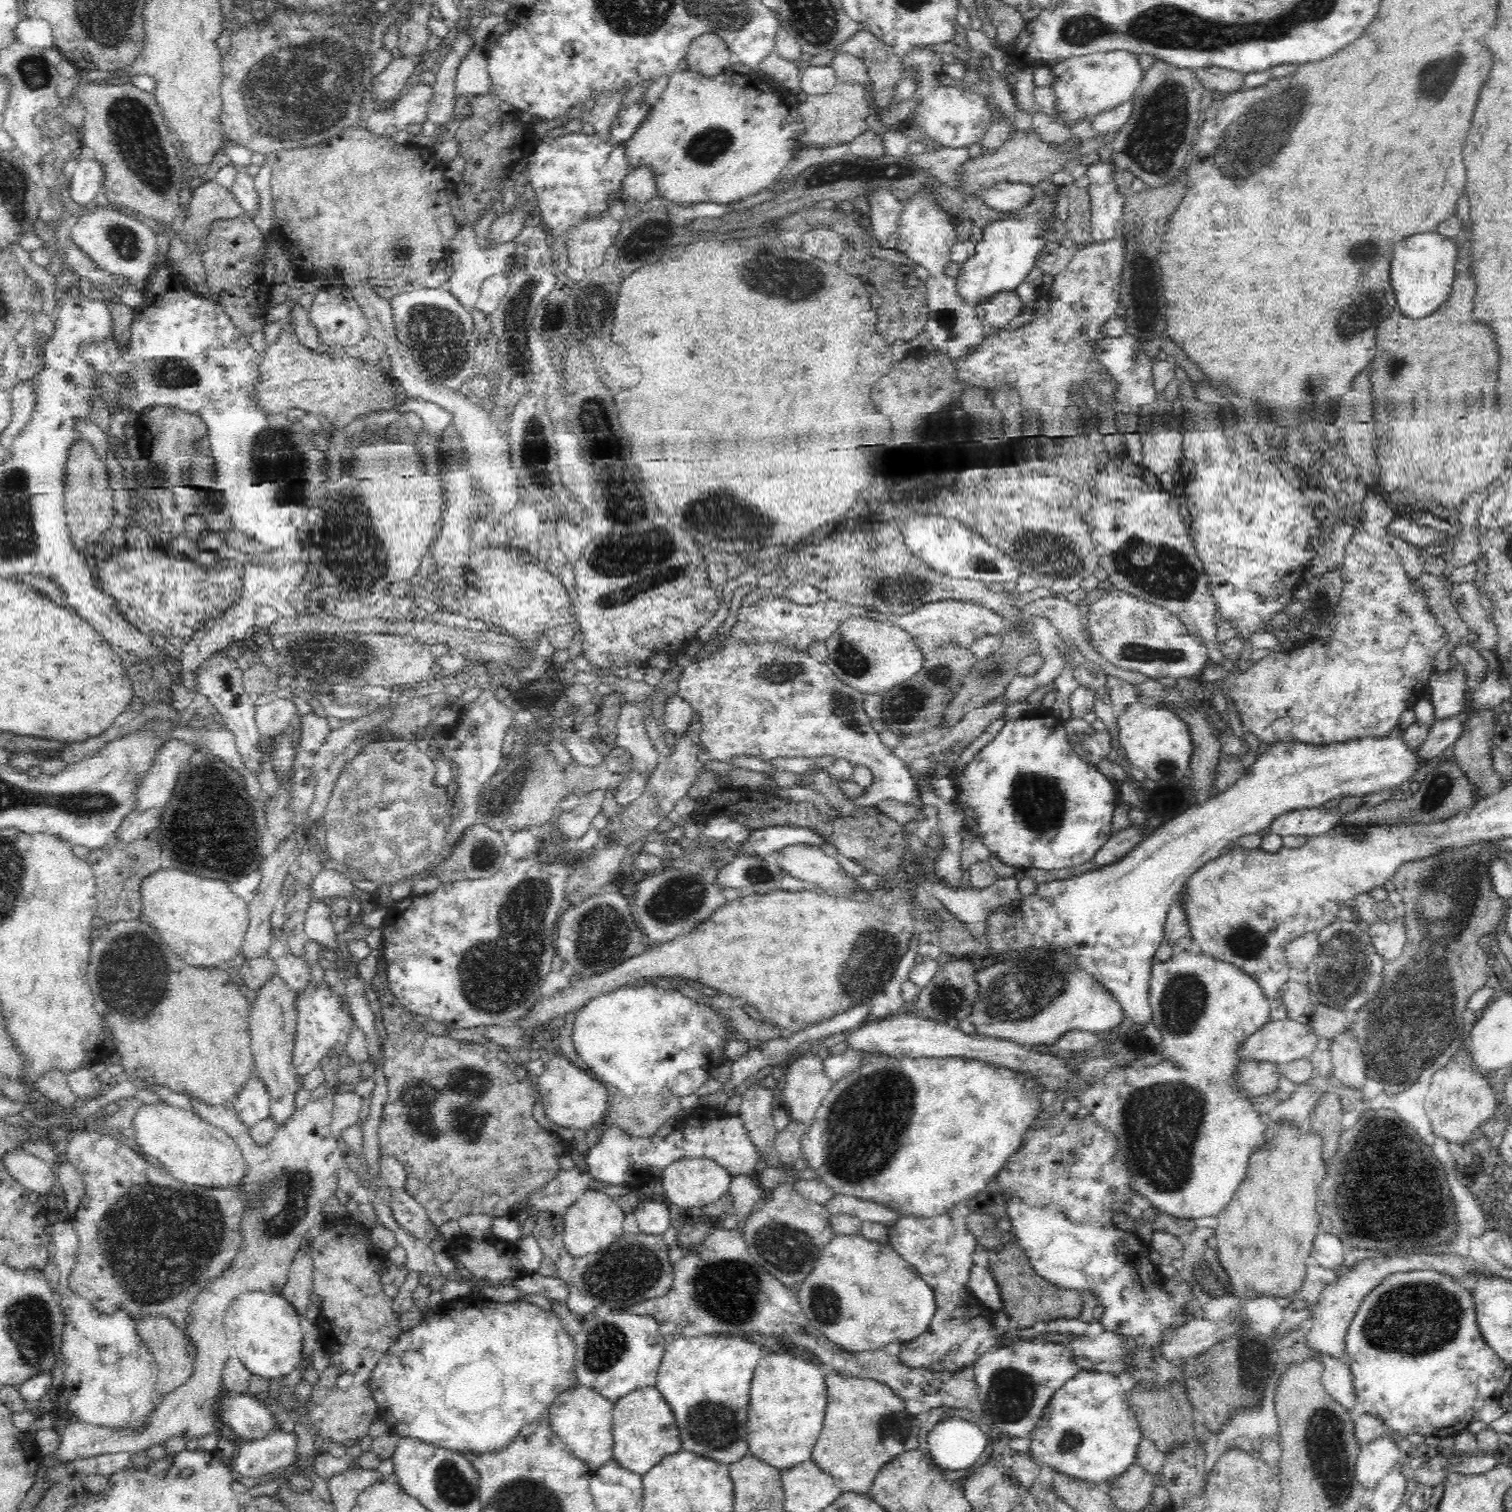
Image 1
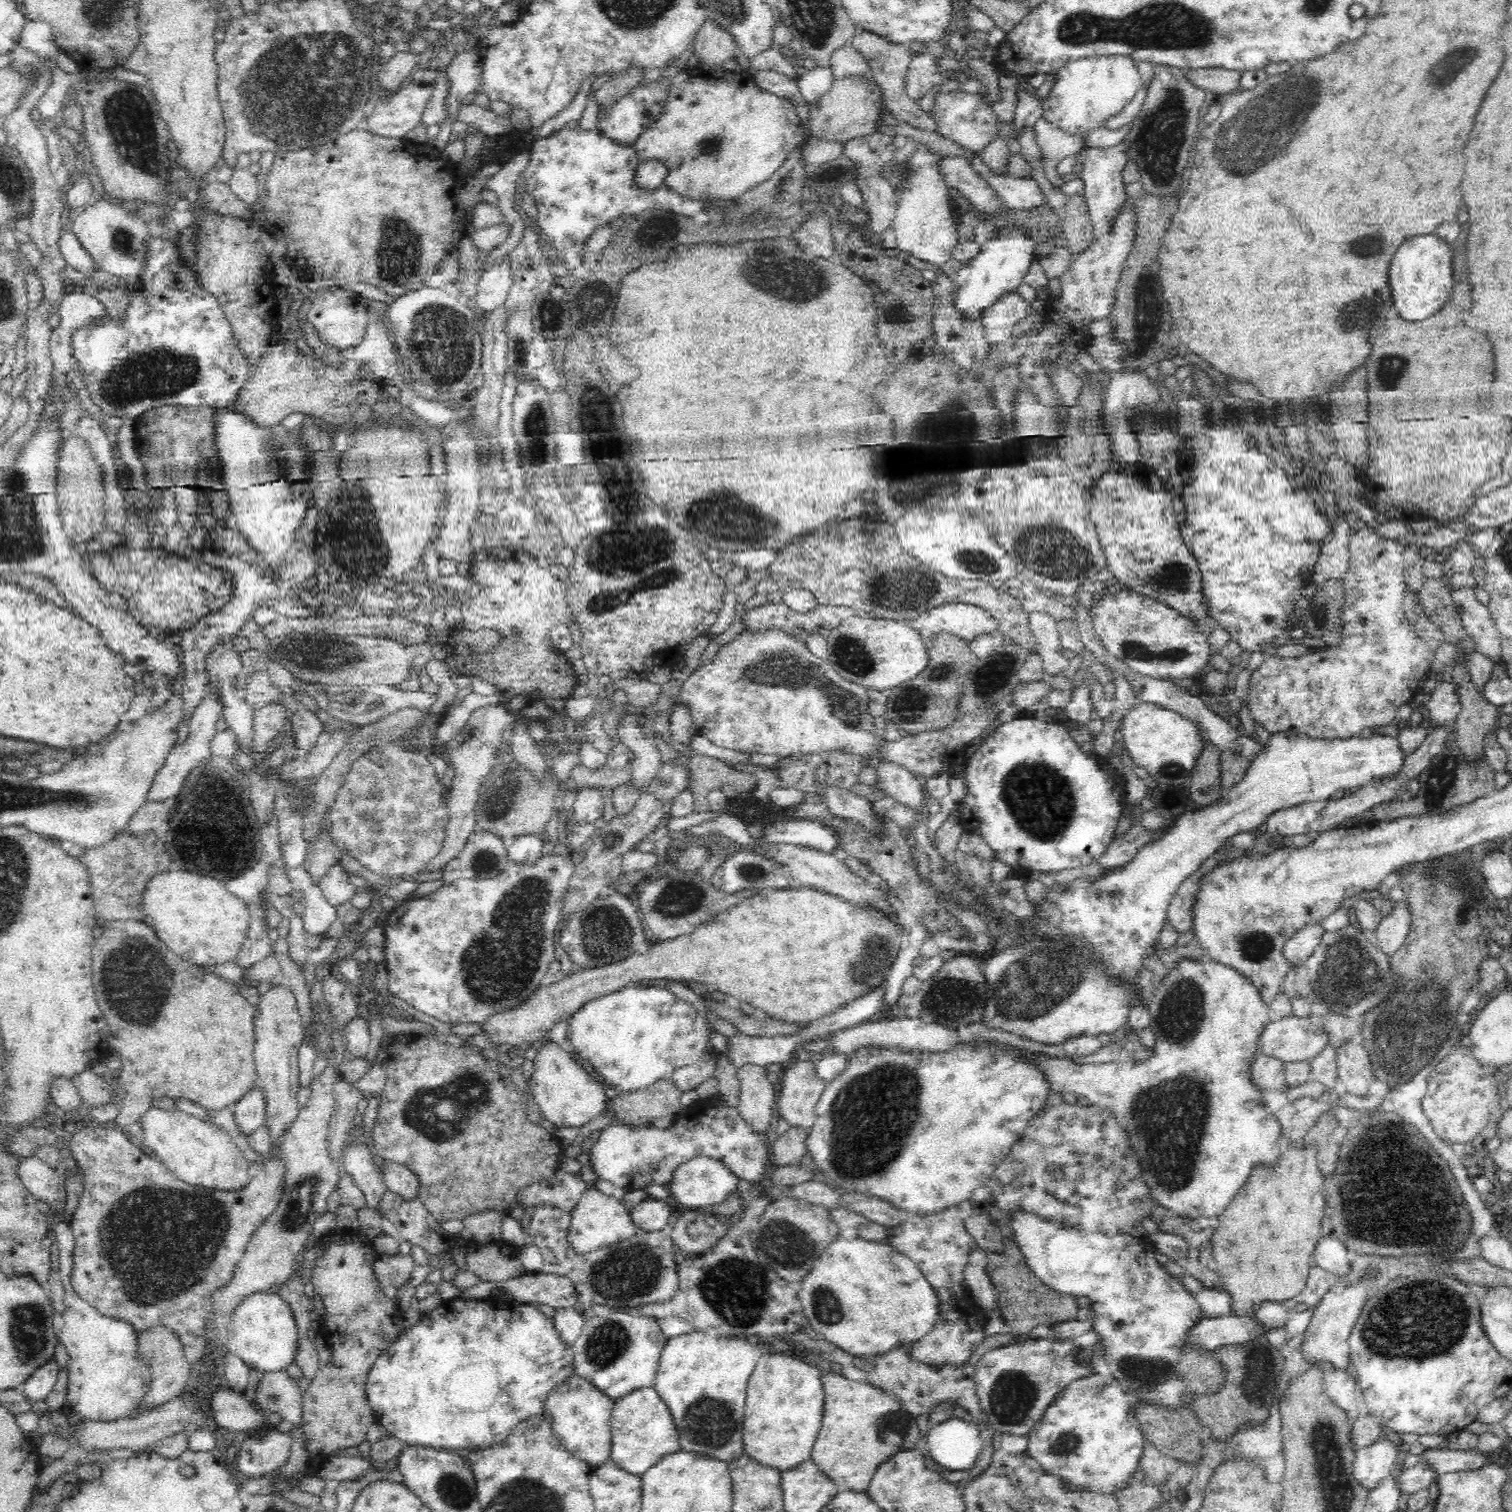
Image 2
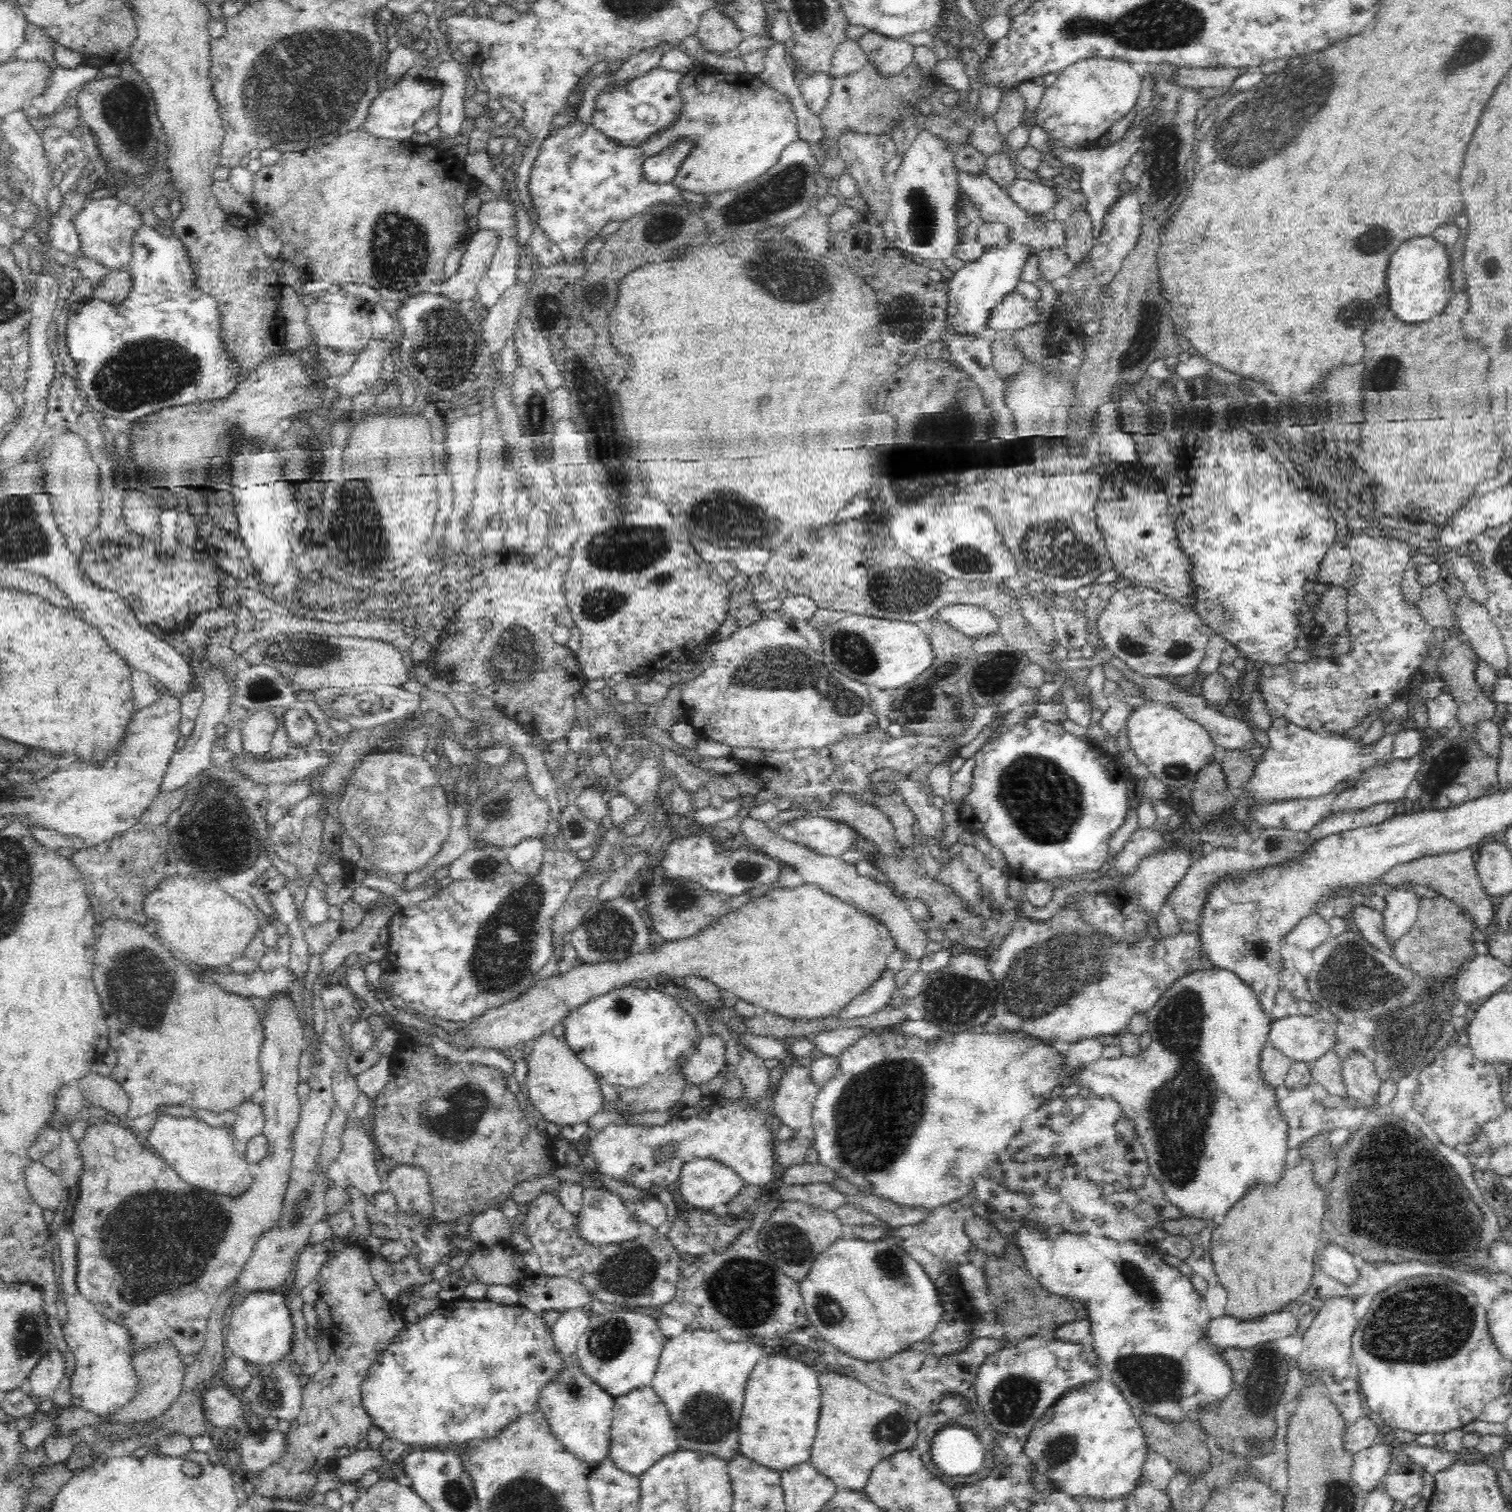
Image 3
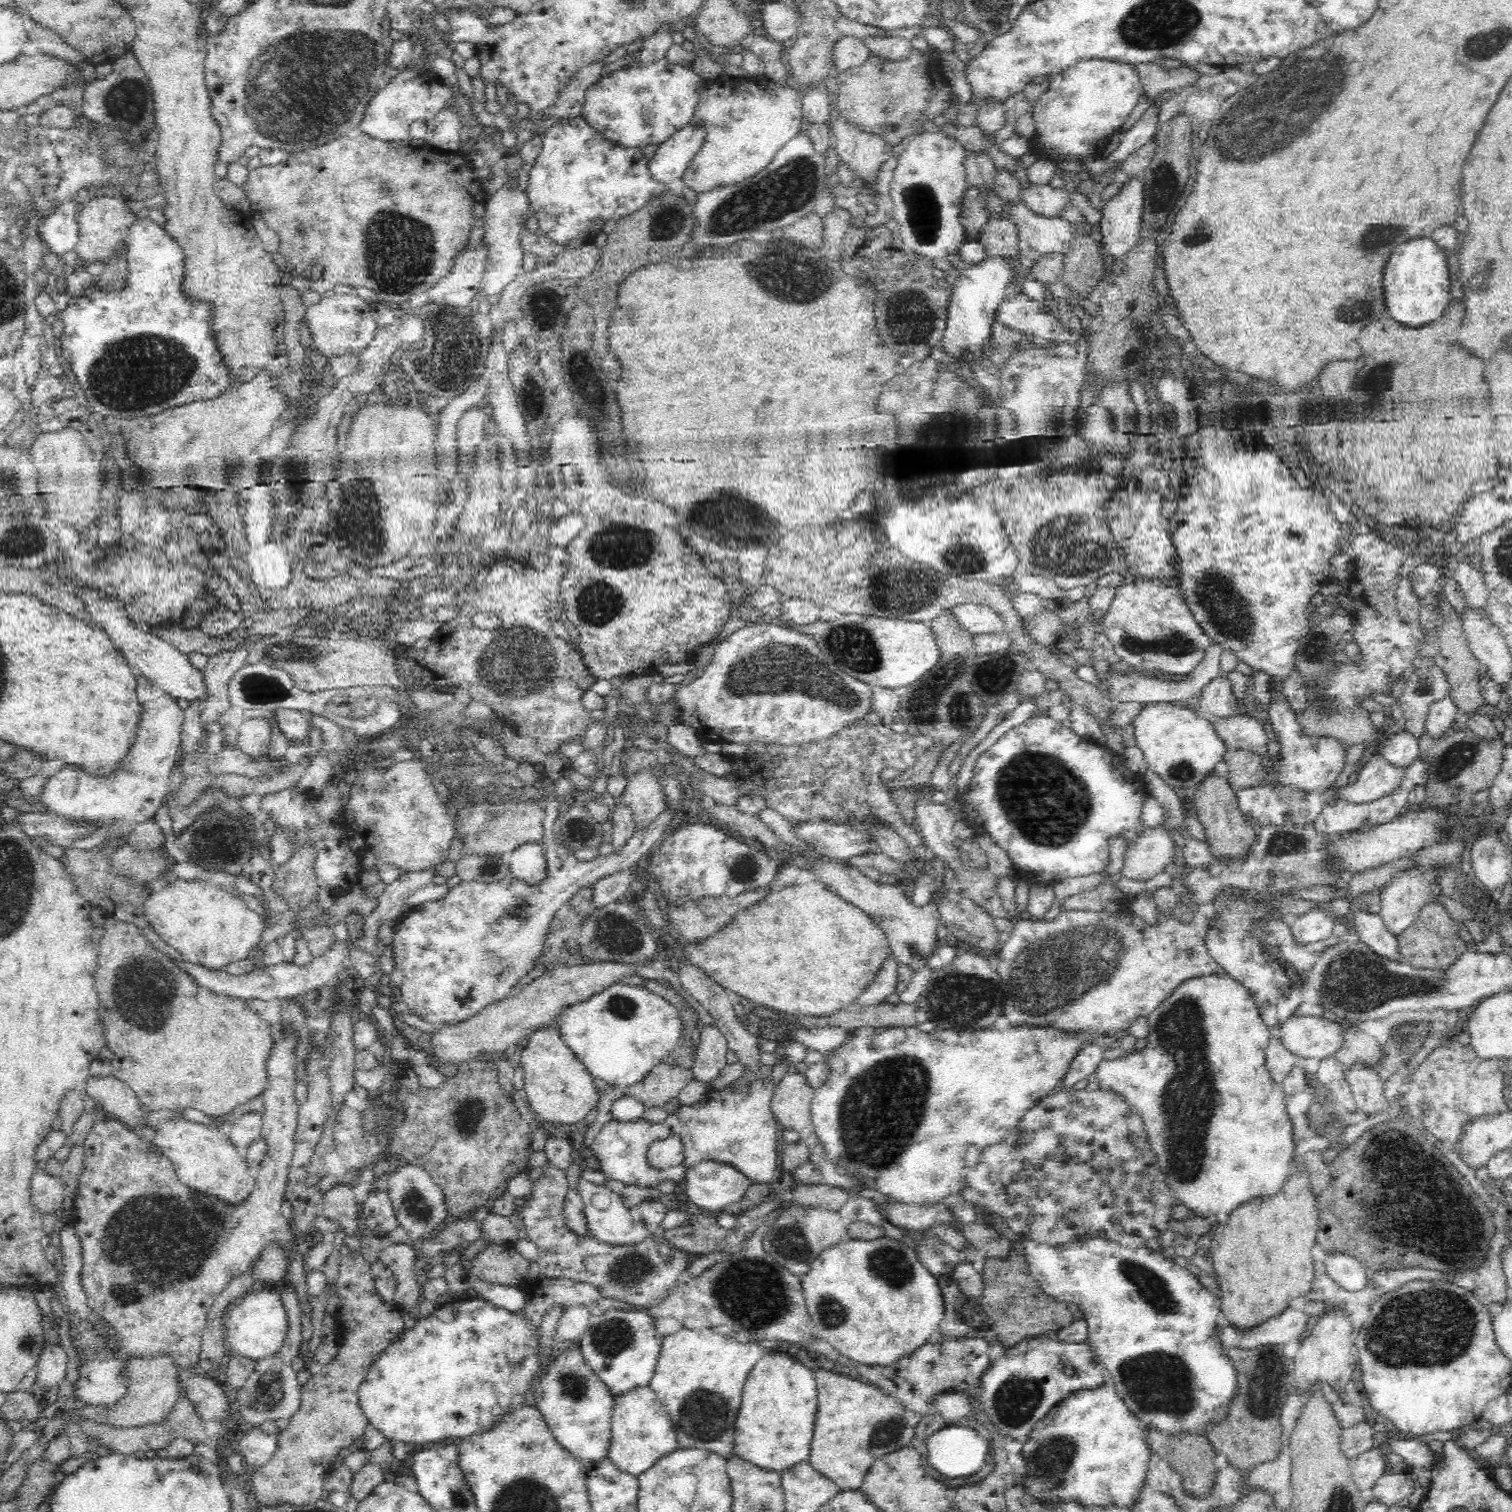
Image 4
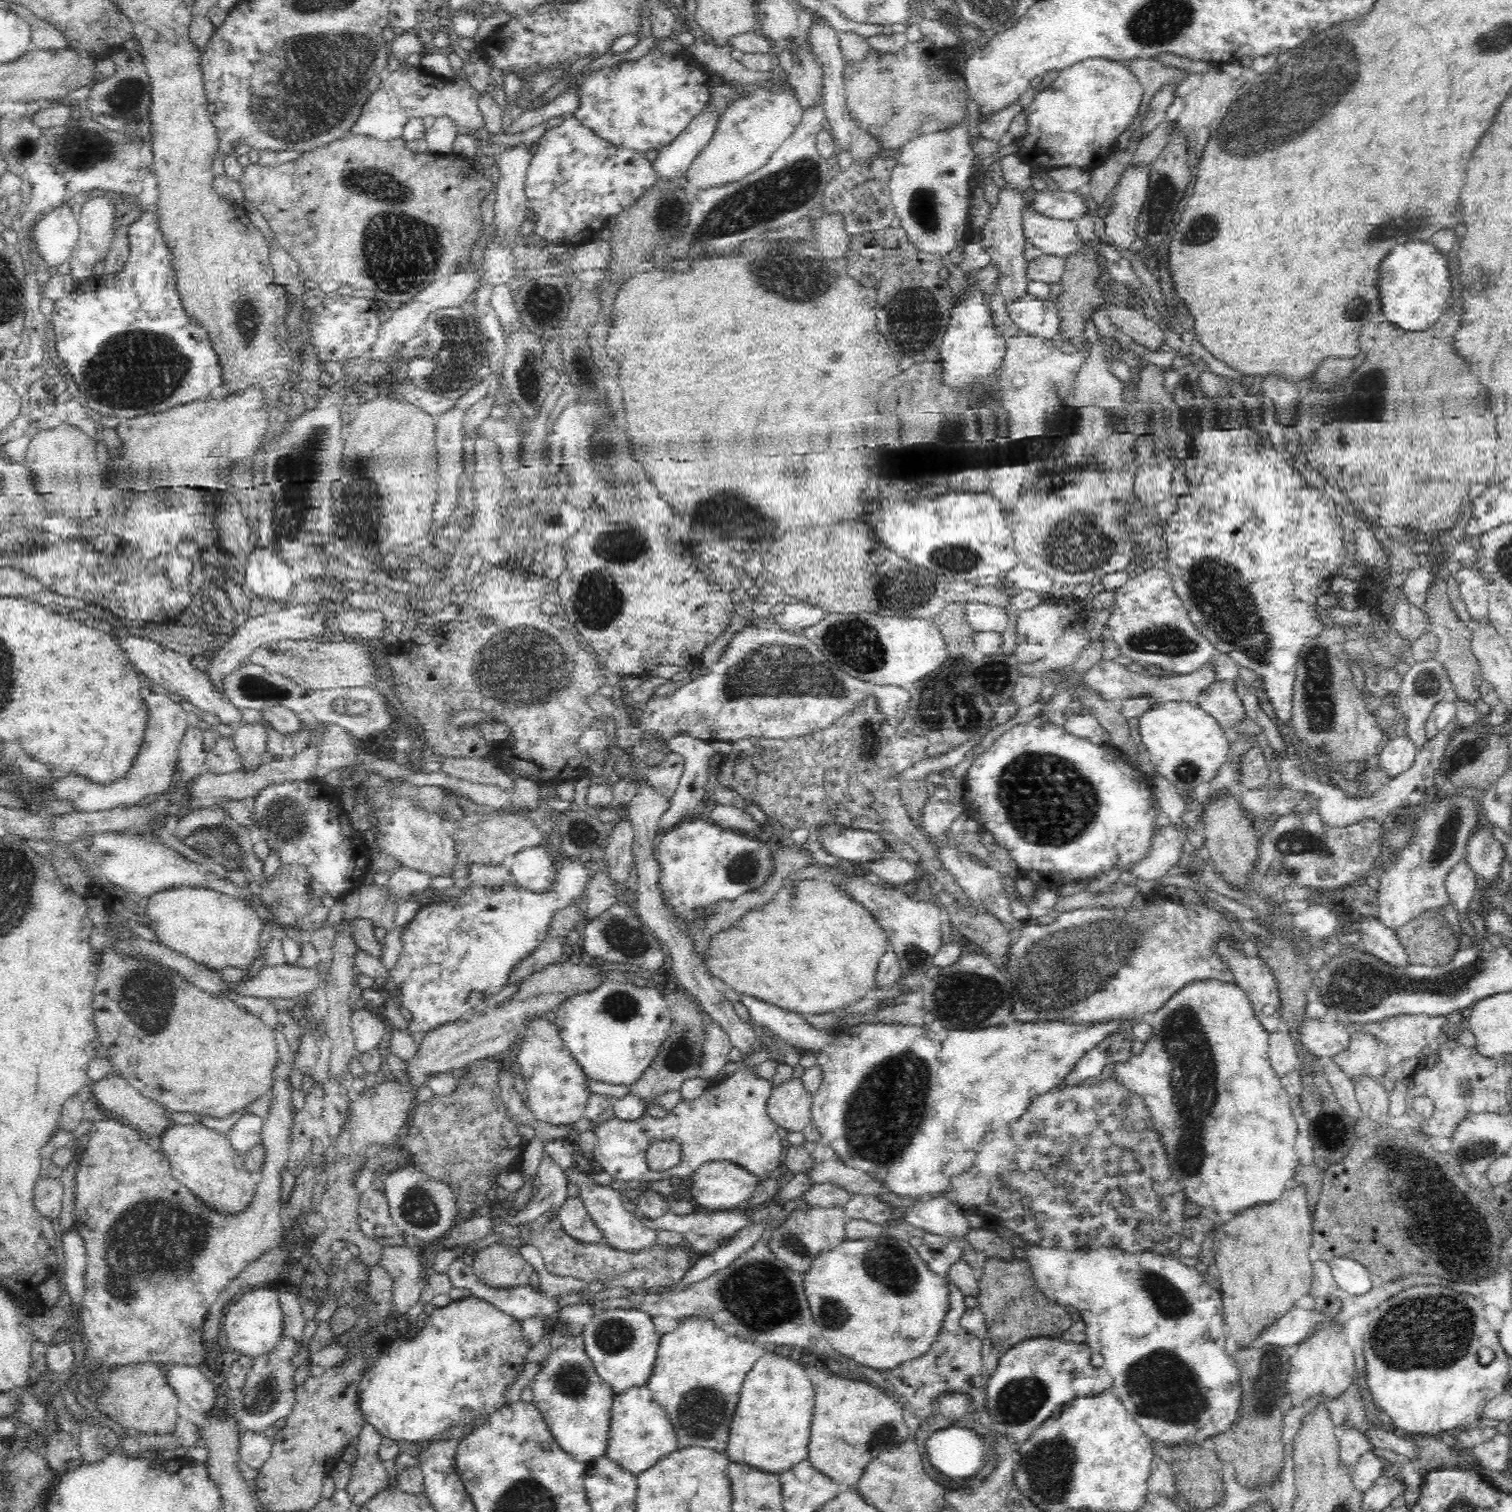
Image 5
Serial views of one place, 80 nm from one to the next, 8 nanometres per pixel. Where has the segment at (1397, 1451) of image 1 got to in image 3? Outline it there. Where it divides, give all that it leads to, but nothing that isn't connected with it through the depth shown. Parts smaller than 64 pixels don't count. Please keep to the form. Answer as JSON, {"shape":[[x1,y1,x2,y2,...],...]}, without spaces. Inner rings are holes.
{"shape":[[1374,1444,1353,1455,1352,1478,1366,1493,1381,1484,1381,1478,1393,1470,1392,1457,1396,1454,1394,1446]]}

